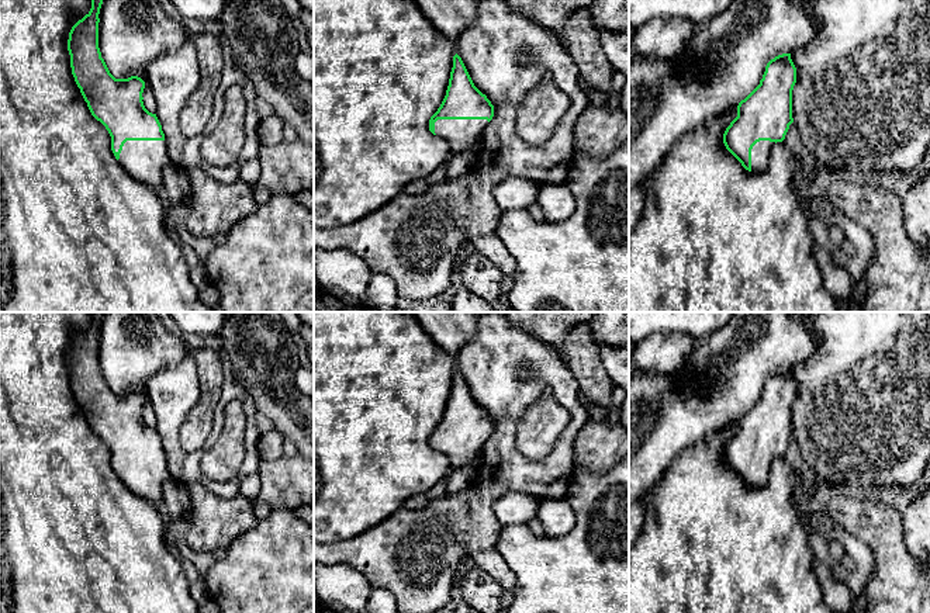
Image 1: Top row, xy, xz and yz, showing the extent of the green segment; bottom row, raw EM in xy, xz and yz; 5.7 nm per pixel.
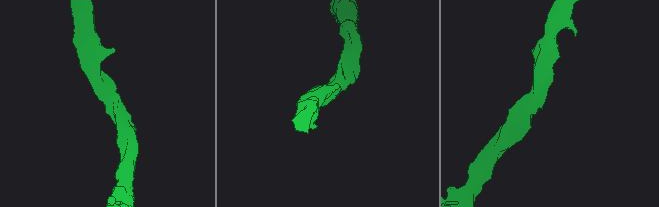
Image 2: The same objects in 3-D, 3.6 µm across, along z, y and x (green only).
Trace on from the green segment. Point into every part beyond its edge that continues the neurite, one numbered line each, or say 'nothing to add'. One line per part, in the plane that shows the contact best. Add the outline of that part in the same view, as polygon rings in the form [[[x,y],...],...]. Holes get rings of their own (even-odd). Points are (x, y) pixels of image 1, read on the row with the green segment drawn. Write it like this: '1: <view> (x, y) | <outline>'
1: xz (460, 135) | [[[438,120],[435,134],[447,142],[450,155],[454,155],[478,143],[487,125],[487,120]]]

